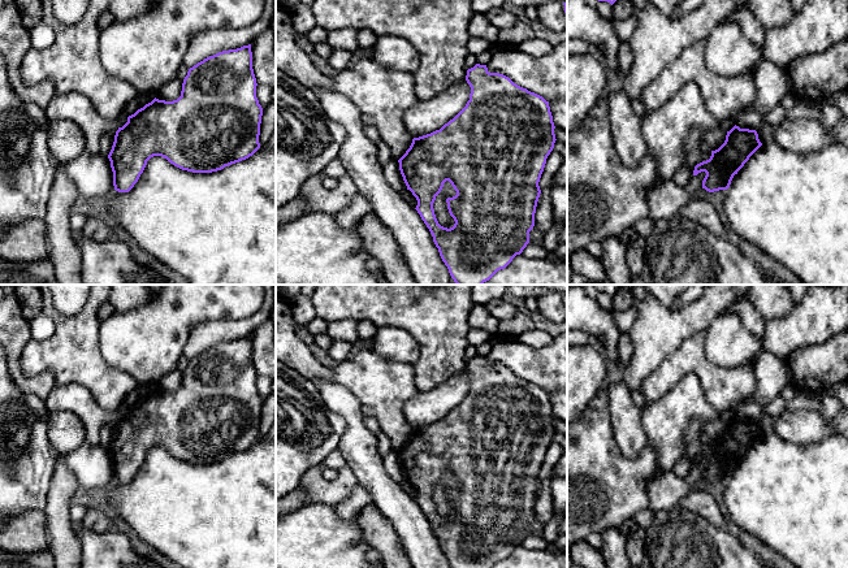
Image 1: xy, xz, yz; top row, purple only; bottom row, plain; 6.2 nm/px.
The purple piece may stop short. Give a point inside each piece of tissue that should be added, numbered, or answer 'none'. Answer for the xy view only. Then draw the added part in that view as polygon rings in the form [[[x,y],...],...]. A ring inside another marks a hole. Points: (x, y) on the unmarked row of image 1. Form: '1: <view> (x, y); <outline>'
none

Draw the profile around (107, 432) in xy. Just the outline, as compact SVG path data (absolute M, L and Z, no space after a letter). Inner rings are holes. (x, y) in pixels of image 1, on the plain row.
M108 424L101 428L100 430L100 445L101 446L108 448L112 441L113 433L114 433L114 426L116 424Z

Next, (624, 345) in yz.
M628 333L620 334L618 339L618 357L619 357L619 365L624 368L628 361L631 360L633 354L633 344L628 335Z

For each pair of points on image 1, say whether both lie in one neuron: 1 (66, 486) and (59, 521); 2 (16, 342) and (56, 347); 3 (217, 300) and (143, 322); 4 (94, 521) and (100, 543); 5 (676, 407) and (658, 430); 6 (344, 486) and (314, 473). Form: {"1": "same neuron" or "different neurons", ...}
{"1": "same neuron", "2": "different neurons", "3": "same neuron", "4": "different neurons", "5": "same neuron", "6": "same neuron"}

